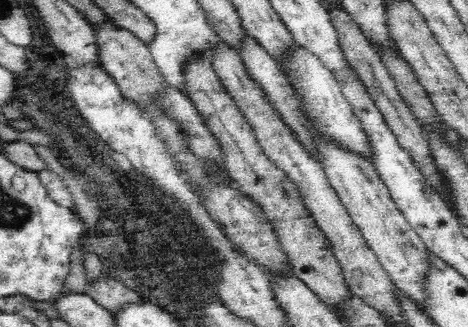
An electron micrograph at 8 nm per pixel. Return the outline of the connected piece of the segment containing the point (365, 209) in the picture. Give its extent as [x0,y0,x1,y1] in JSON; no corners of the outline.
[321,138,426,304]

